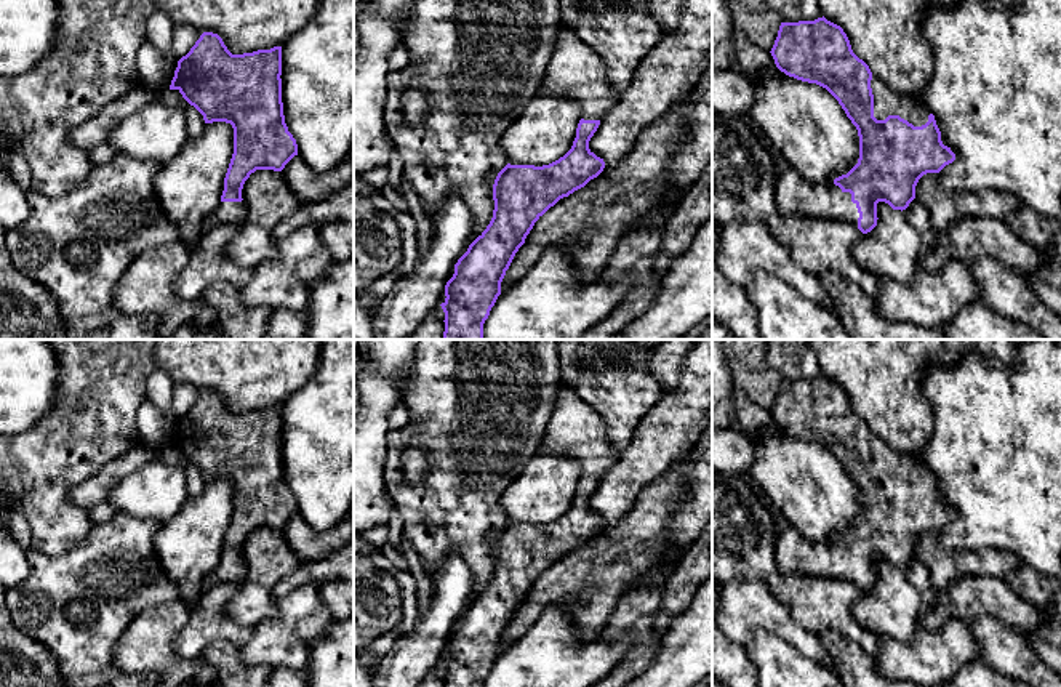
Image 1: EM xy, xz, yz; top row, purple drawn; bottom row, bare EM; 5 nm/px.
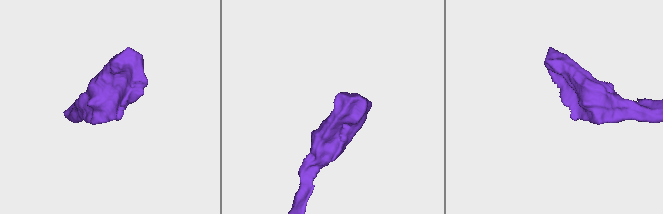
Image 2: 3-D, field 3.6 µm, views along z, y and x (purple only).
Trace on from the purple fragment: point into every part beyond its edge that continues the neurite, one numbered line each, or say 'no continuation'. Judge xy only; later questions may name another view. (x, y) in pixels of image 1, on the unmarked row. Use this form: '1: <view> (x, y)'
1: xy (226, 570)

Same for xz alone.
1: xz (575, 429)

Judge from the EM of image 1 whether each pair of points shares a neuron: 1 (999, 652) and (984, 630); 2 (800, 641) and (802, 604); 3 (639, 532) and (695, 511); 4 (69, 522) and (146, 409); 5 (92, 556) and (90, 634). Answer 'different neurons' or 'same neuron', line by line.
1: same neuron
2: different neurons
3: different neurons
4: different neurons
5: same neuron

